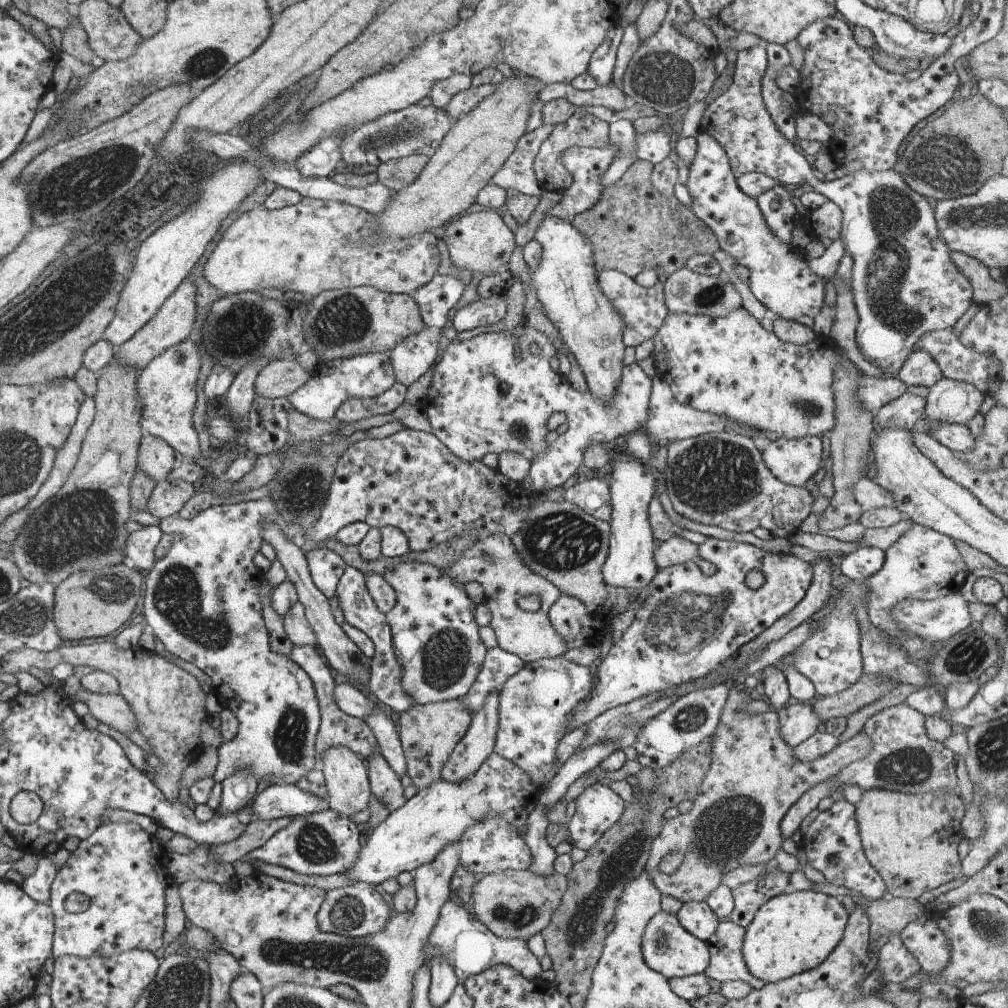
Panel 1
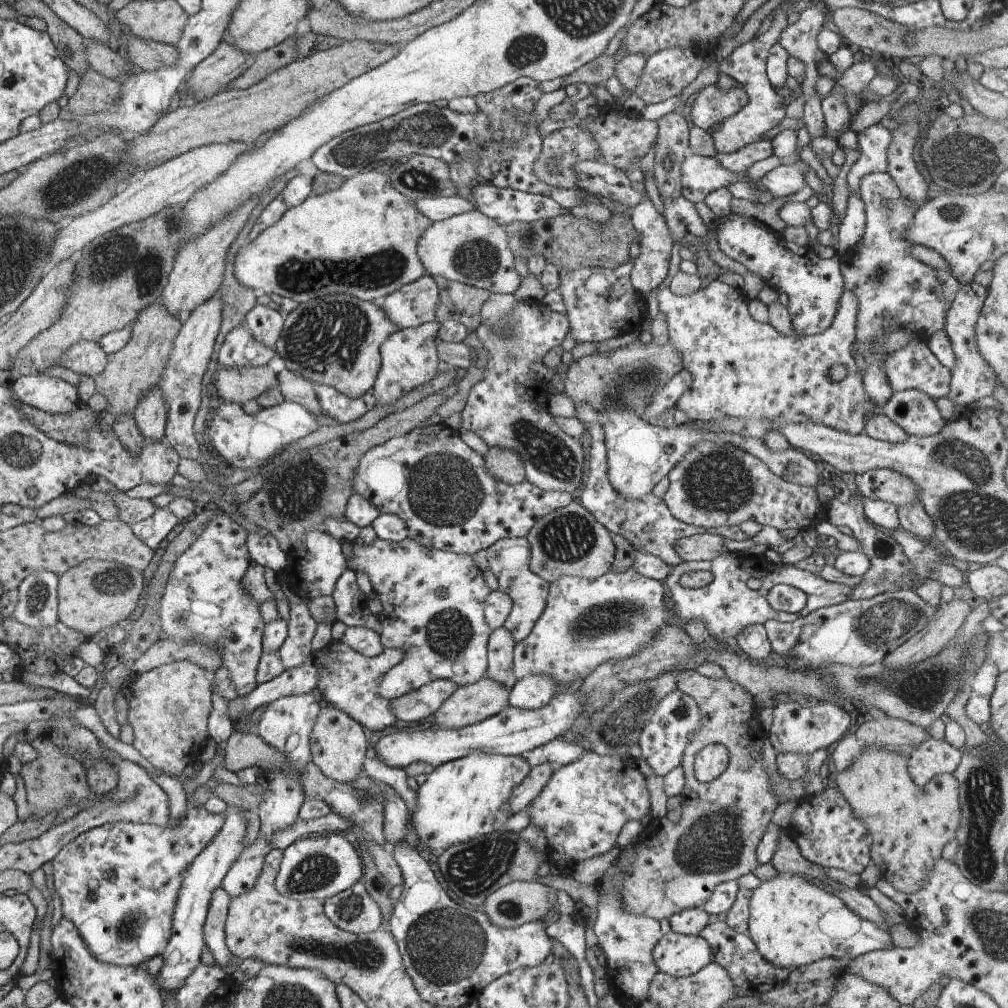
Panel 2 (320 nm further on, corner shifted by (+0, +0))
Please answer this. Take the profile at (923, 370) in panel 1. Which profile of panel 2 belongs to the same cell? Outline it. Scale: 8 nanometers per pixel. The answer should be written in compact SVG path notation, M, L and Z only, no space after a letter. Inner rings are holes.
M912 333L912 335L916 336L918 340L914 340L914 342L910 342L904 348L896 350L884 362L884 372L889 377L893 393L917 389L928 394L928 397L934 401L947 397L951 386L952 371L940 364L936 356L930 351L927 339L923 339L923 335L920 337L919 334Z

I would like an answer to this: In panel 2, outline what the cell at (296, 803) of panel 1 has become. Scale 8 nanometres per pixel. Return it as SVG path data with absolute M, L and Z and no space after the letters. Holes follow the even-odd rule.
M229 811L226 824L184 874L183 887L179 891L179 905L176 906L175 911L174 933L171 943L162 954L164 964L157 977L160 978L160 986L164 986L167 994L175 993L182 988L184 980L194 972L198 964L201 964L202 948L205 946L203 927L208 914L208 906L210 906L210 898L216 888L222 887L222 880L228 874L232 864L238 860L238 856L242 854L246 845L244 838L248 822L241 813Z

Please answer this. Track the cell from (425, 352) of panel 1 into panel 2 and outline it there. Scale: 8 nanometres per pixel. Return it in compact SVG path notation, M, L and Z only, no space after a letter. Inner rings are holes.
M428 322L417 328L400 329L382 342L380 371L371 389L376 398L376 405L392 404L404 394L437 376L440 362L436 350L438 330L438 322Z

